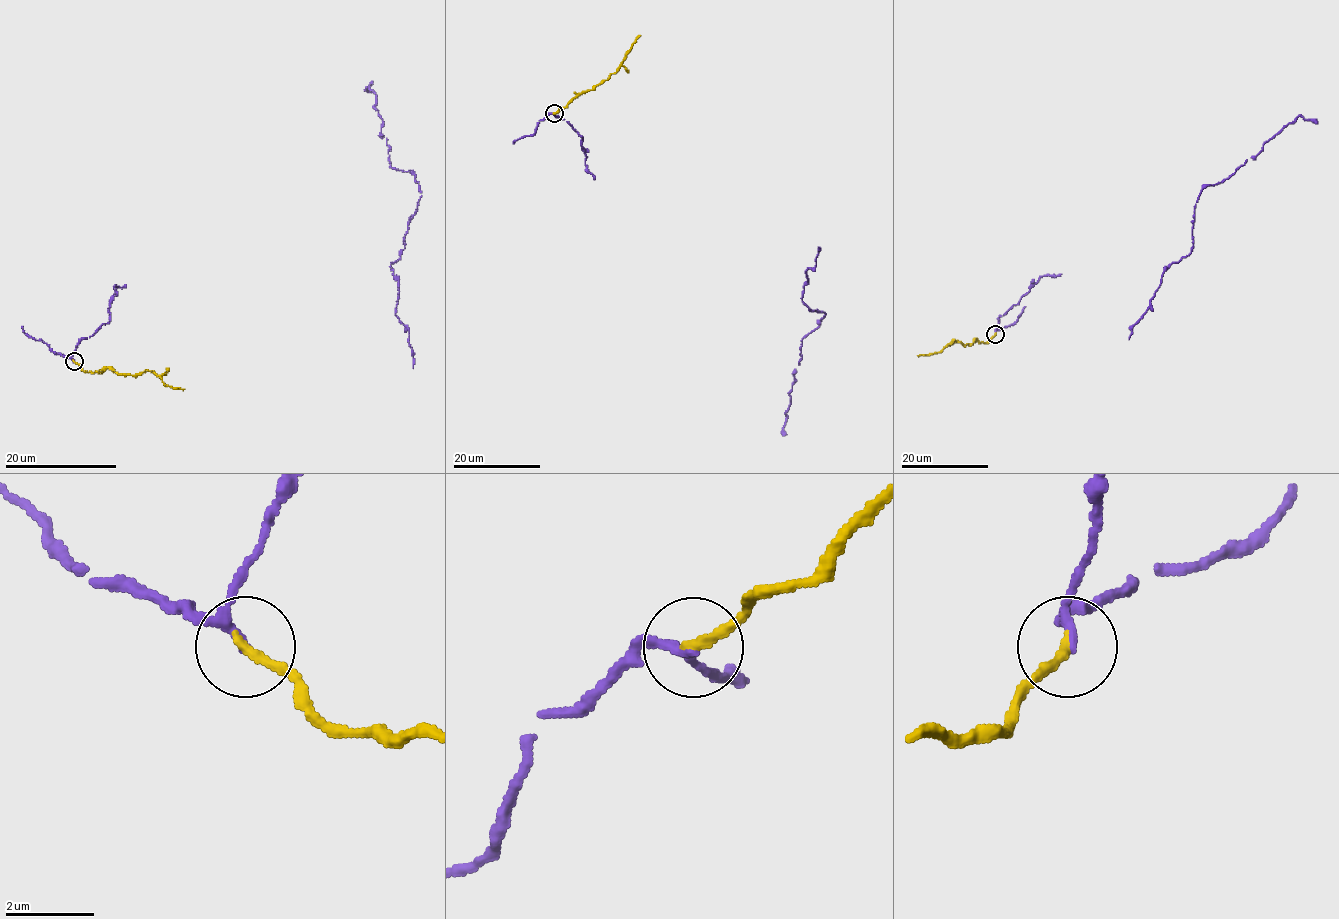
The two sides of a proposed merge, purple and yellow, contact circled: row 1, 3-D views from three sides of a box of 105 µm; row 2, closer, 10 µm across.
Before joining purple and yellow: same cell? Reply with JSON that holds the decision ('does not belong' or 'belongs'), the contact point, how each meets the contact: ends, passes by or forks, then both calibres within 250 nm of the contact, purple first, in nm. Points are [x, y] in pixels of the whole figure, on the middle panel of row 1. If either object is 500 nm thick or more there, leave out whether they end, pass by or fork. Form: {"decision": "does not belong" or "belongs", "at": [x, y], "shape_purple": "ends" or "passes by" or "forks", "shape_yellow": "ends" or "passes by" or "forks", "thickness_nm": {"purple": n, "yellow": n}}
{"decision": "belongs", "at": [554, 113], "shape_purple": "passes by", "shape_yellow": "ends", "thickness_nm": {"purple": 160, "yellow": 240}}

